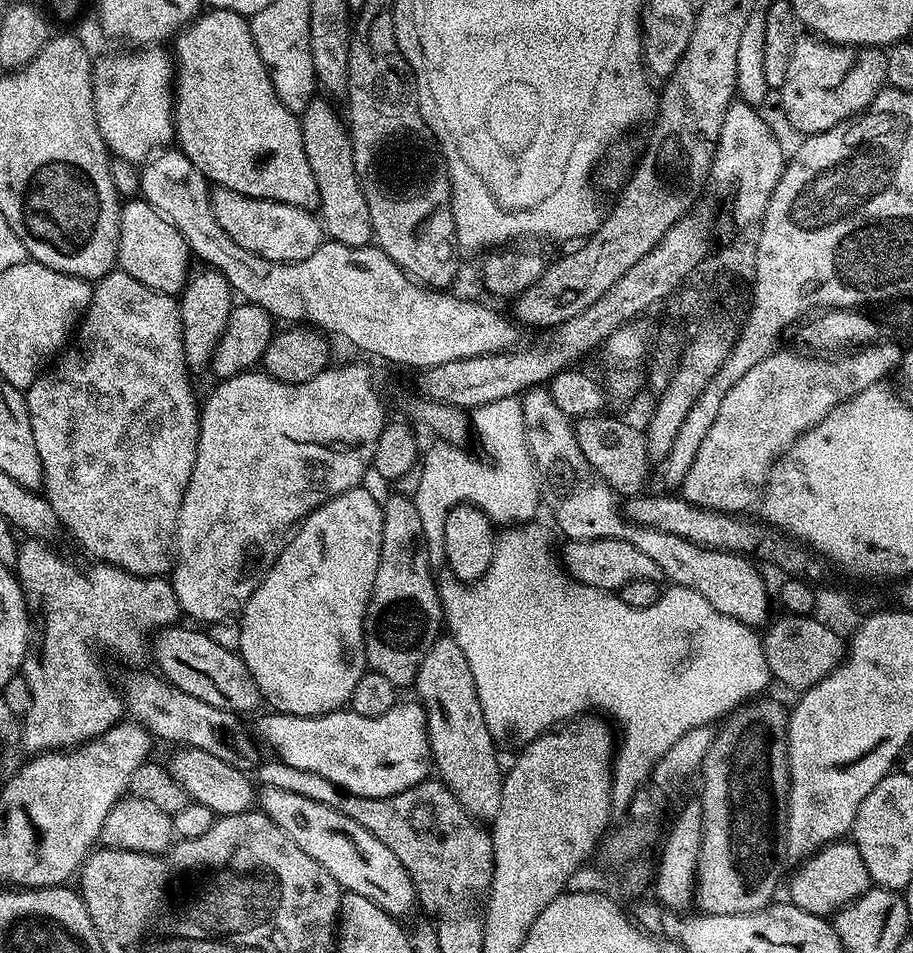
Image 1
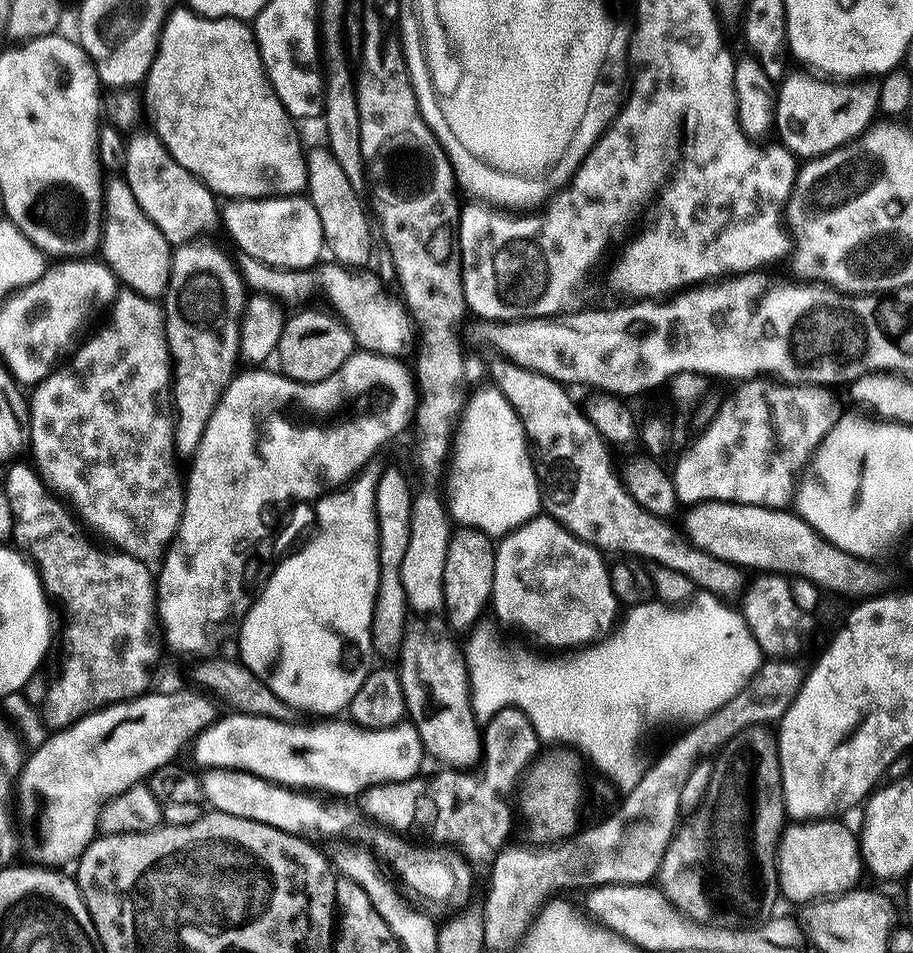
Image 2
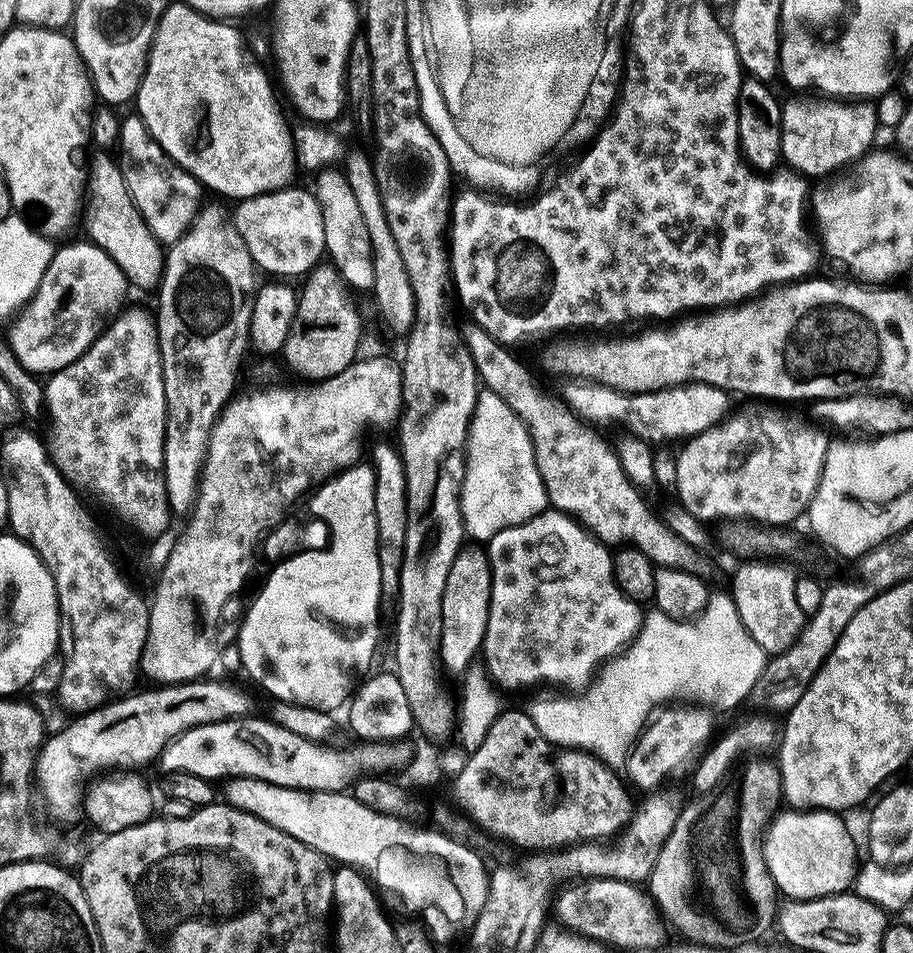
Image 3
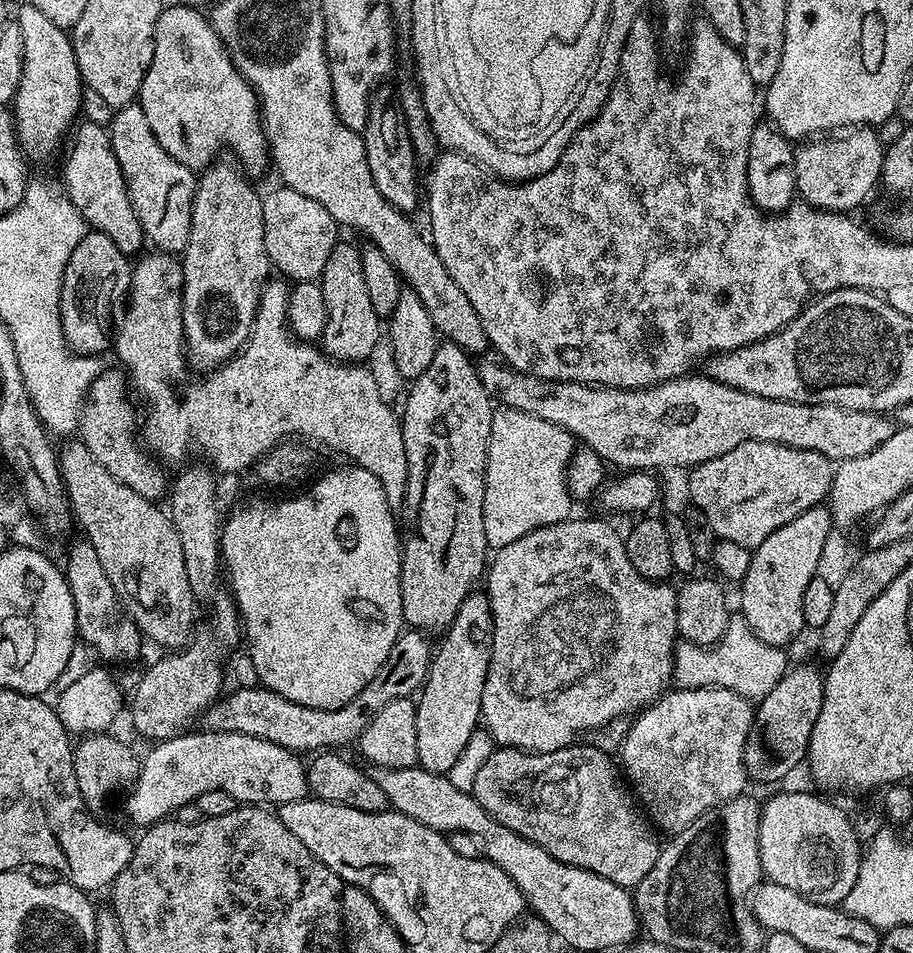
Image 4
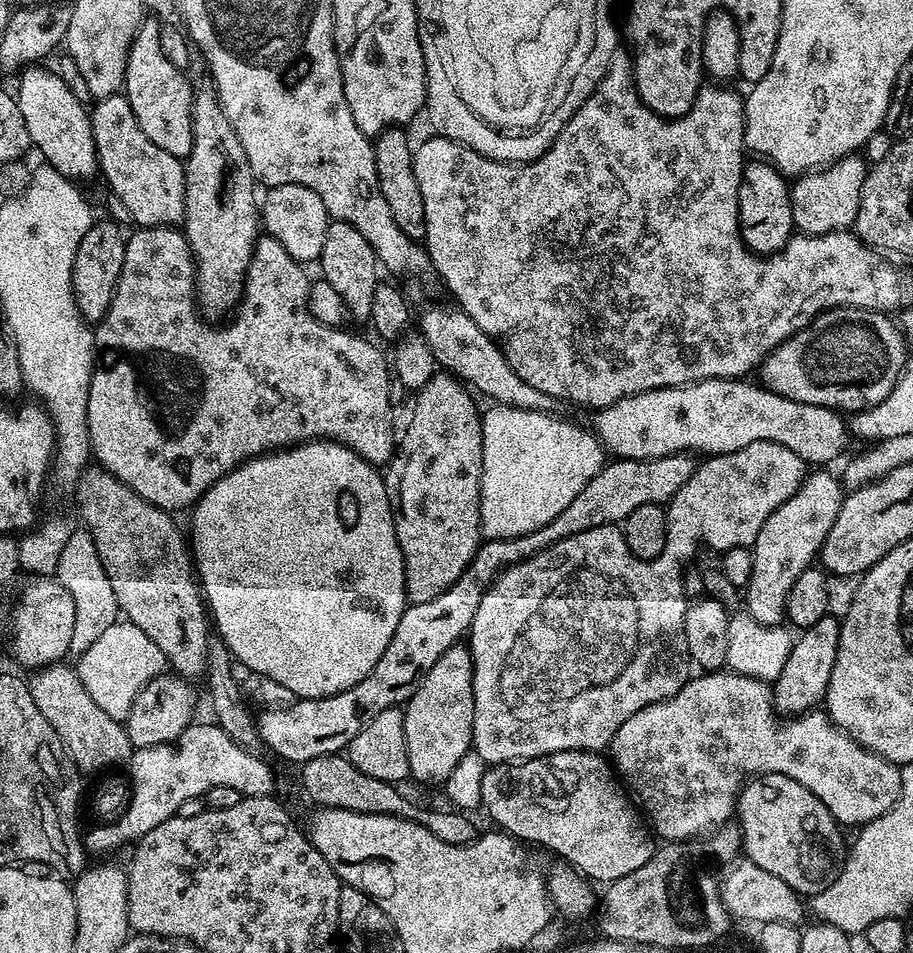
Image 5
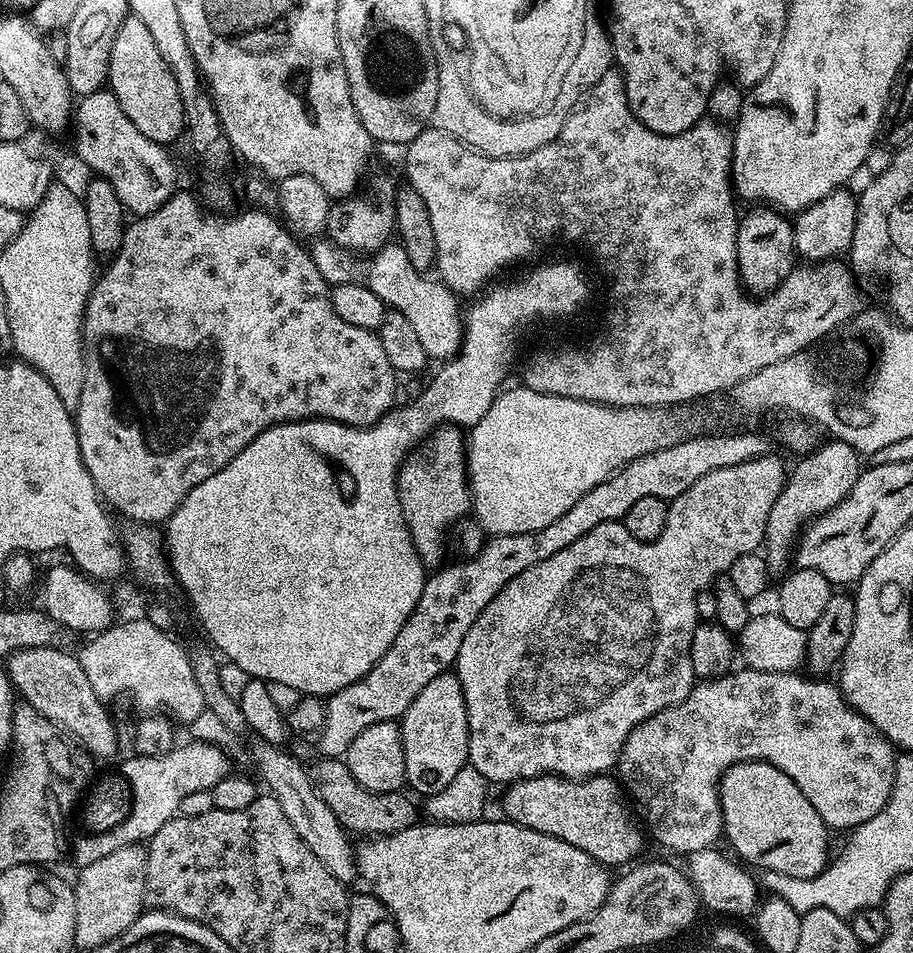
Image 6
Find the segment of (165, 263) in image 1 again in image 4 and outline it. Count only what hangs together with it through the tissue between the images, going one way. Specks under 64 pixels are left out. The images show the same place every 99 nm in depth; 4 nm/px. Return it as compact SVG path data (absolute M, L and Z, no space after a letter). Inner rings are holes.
M81 119L71 129L63 152L63 191L82 214L85 225L89 229L106 234L106 238L110 238L110 242L114 242L114 246L118 246L118 250L125 254L133 254L132 252L136 251L139 253L146 244L144 231L134 214L134 206L128 197L128 188L124 184L118 158L114 158L109 129Z

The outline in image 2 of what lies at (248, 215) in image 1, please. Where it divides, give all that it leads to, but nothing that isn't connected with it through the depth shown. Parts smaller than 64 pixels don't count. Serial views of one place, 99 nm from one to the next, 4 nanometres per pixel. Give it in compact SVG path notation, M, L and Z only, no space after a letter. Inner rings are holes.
M301 194L298 196L269 196L267 198L261 198L259 200L241 200L239 198L232 198L227 201L228 204L223 205L222 208L222 228L232 235L232 240L237 244L237 249L240 252L250 254L250 258L258 258L258 262L266 262L270 266L275 268L303 268L305 270L311 269L313 265L321 259L320 255L325 255L326 249L324 247L324 235L322 234L322 222L318 218L318 210L314 210L312 201L308 199L307 195Z

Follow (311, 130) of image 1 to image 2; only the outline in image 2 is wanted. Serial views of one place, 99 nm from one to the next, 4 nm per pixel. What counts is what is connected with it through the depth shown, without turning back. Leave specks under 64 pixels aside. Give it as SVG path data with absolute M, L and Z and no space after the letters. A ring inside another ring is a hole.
M327 146L320 148L309 147L306 152L308 162L308 186L306 195L312 201L314 210L318 210L318 218L322 222L322 234L324 235L324 247L330 253L331 259L337 264L343 264L353 270L359 269L372 256L372 232L374 236L374 224L370 219L369 209L360 201L361 193L346 178L346 170L338 164L338 158L334 156Z

